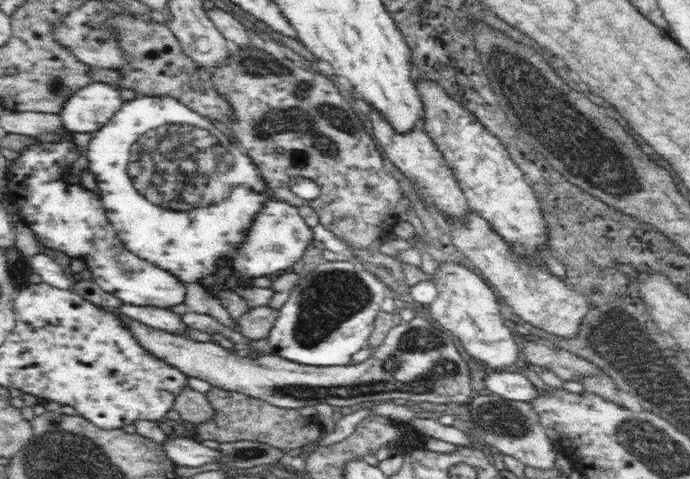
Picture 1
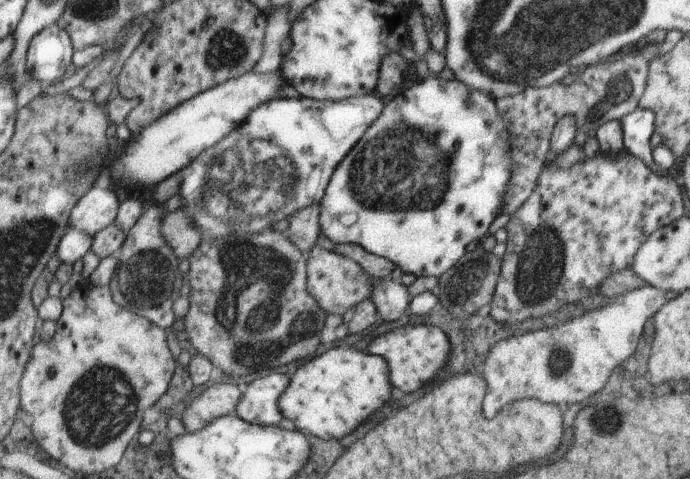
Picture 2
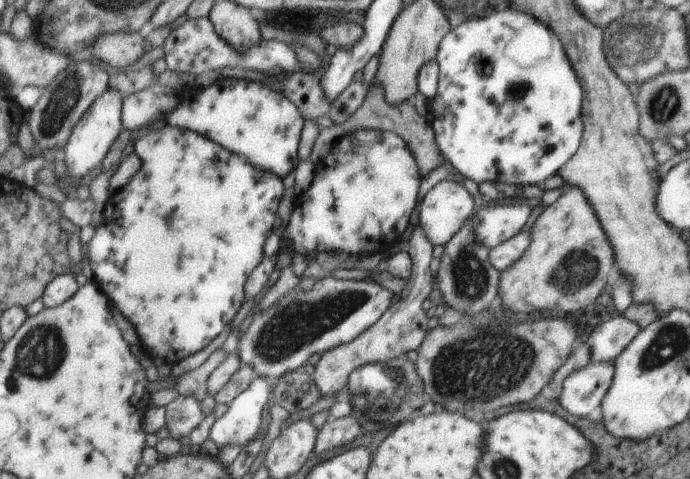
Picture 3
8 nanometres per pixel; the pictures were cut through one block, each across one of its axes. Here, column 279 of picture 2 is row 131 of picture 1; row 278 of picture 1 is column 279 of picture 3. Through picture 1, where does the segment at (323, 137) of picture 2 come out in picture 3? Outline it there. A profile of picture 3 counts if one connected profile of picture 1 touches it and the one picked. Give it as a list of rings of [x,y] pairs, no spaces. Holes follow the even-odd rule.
[[[167,124],[167,126],[163,126],[163,128],[155,130],[155,132],[141,134],[139,138],[135,138],[133,148],[135,148],[135,154],[141,160],[139,172],[135,172],[133,178],[121,190],[117,190],[115,194],[109,194],[109,198],[107,198],[107,202],[103,206],[101,226],[97,228],[95,240],[89,244],[89,260],[87,260],[89,264],[87,264],[87,268],[89,268],[91,278],[111,298],[111,302],[115,304],[115,310],[119,310],[121,316],[127,318],[133,324],[139,342],[147,350],[145,354],[149,358],[161,358],[163,362],[167,362],[171,366],[171,350],[173,350],[173,360],[183,360],[183,358],[195,354],[197,350],[205,348],[223,330],[223,326],[235,316],[241,302],[245,302],[243,300],[245,278],[251,276],[251,270],[263,258],[261,246],[263,246],[263,242],[265,242],[265,238],[267,238],[267,234],[271,230],[271,222],[273,222],[273,216],[275,216],[275,212],[271,212],[271,208],[277,210],[277,204],[279,204],[281,194],[285,192],[285,188],[281,186],[281,180],[277,176],[255,170],[255,168],[247,166],[245,162],[241,162],[235,154],[219,148],[217,144],[209,142],[207,138],[203,138],[203,136],[199,136],[195,132],[189,132],[189,130],[181,132],[181,128],[177,128],[177,126]]]

